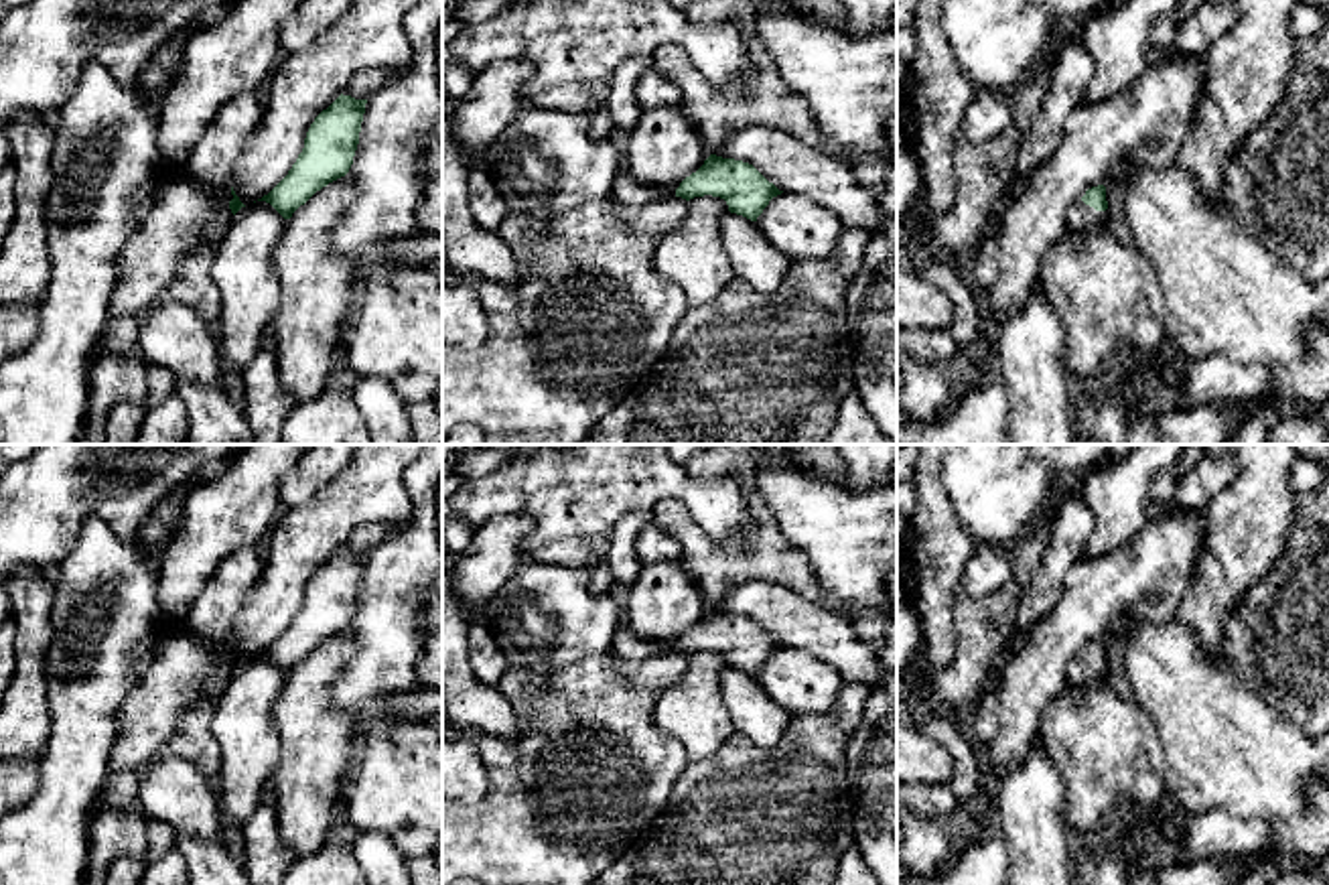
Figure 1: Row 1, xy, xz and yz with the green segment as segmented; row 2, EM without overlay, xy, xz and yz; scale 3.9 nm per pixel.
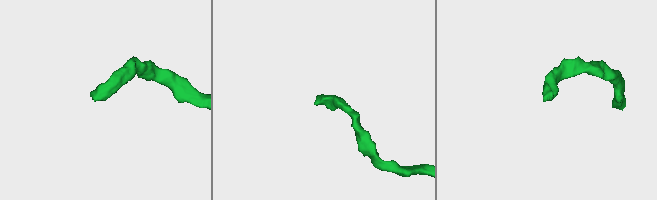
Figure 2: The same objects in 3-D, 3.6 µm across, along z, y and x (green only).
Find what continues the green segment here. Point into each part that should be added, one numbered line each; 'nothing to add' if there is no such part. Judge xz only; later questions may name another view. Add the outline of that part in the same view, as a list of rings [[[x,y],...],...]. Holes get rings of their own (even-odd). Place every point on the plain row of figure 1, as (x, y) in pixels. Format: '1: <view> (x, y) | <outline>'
1: xz (625, 644) | [[[623,625],[613,639],[613,654],[625,660],[655,658],[663,652],[674,652],[676,643],[657,643],[647,637],[635,635],[627,625]]]

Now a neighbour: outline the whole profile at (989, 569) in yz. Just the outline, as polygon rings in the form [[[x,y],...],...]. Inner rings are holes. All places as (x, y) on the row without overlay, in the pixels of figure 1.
[[[976,546],[962,574],[962,587],[970,597],[982,599],[1004,589],[1012,570],[1012,548]]]

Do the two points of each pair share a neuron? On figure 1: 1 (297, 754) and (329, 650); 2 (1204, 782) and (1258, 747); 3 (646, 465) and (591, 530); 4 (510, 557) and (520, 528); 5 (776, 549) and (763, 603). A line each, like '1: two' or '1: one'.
1: one
2: one
3: one
4: one
5: two

